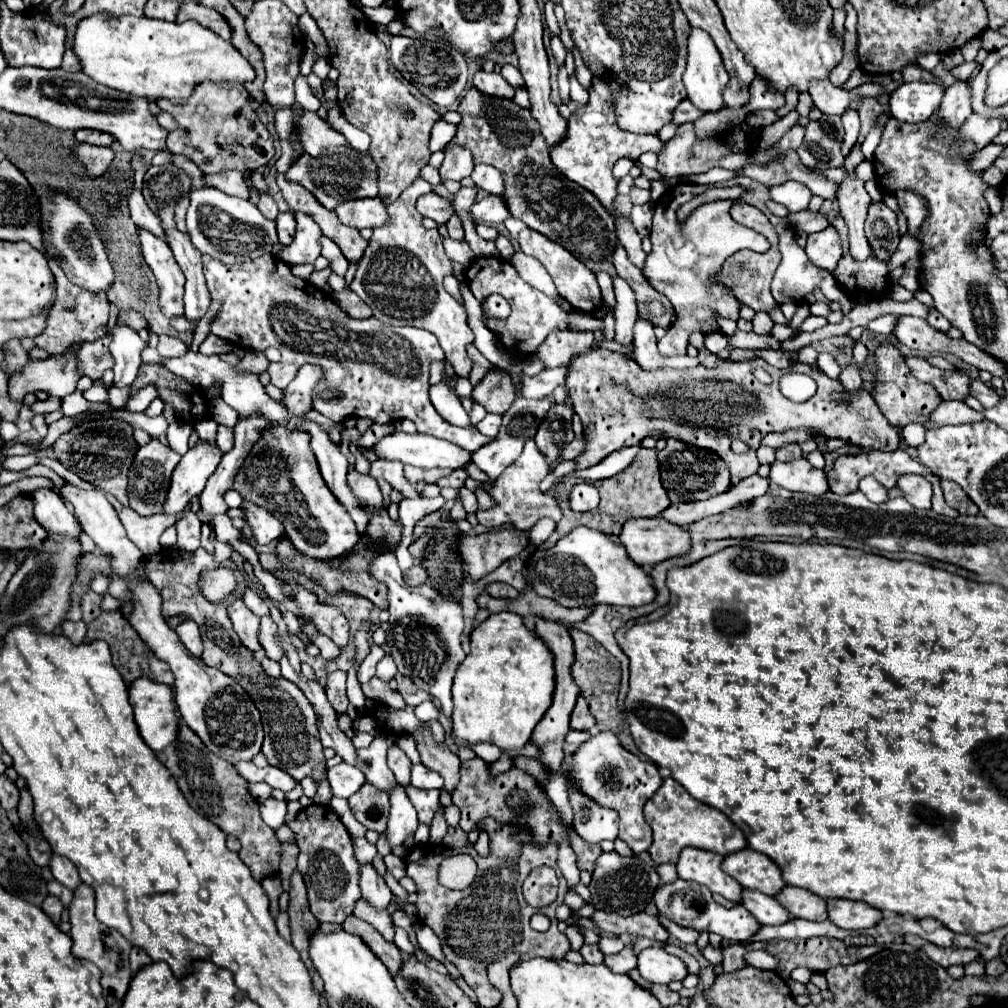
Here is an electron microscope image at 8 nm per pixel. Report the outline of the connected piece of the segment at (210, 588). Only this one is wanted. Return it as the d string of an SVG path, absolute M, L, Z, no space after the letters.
M218 566L216 570L210 570L204 574L204 578L200 580L200 588L204 590L204 594L210 600L222 600L226 594L230 594L236 586L236 578L234 578L234 570L230 568L222 568Z

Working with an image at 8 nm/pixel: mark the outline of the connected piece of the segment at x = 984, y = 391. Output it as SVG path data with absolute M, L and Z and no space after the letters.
M980 378L970 382L970 396L974 396L984 408L996 406L996 400L1000 400L1000 396L990 386L986 386Z

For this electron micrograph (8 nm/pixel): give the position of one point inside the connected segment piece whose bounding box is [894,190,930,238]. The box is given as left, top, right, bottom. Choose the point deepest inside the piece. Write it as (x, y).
(916, 209)

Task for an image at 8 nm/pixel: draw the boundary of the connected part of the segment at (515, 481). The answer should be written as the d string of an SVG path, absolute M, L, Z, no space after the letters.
M528 440L524 444L524 452L520 454L520 458L516 458L502 474L500 478L496 480L496 486L488 486L488 483L481 483L467 478L465 481L465 487L471 492L475 492L477 488L486 490L490 496L496 498L498 506L492 508L492 510L478 510L476 512L476 518L482 526L490 526L492 522L492 528L498 528L502 524L512 524L516 526L518 530L530 530L536 520L544 518L544 516L550 516L552 520L560 520L562 518L562 512L560 512L560 506L556 502L556 498L552 498L552 494L544 494L540 492L540 482L542 478L548 474L548 464L546 464L546 458L544 454L540 454L540 450L536 448L534 440Z

